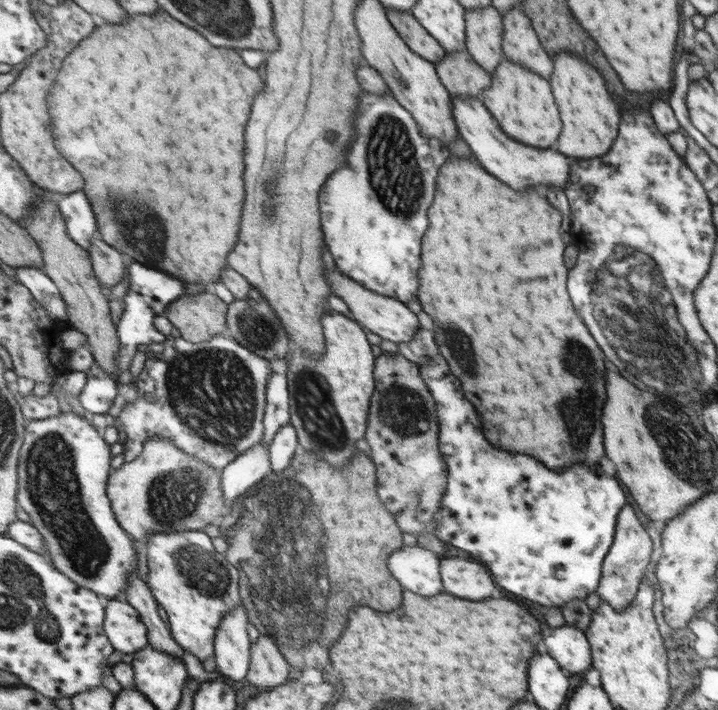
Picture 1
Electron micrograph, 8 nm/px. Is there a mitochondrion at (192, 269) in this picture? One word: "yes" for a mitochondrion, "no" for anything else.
no

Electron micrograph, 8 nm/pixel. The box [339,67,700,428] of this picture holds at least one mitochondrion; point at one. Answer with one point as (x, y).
(397, 179)

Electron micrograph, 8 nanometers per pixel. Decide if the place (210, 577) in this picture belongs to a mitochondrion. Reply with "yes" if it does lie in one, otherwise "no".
yes

